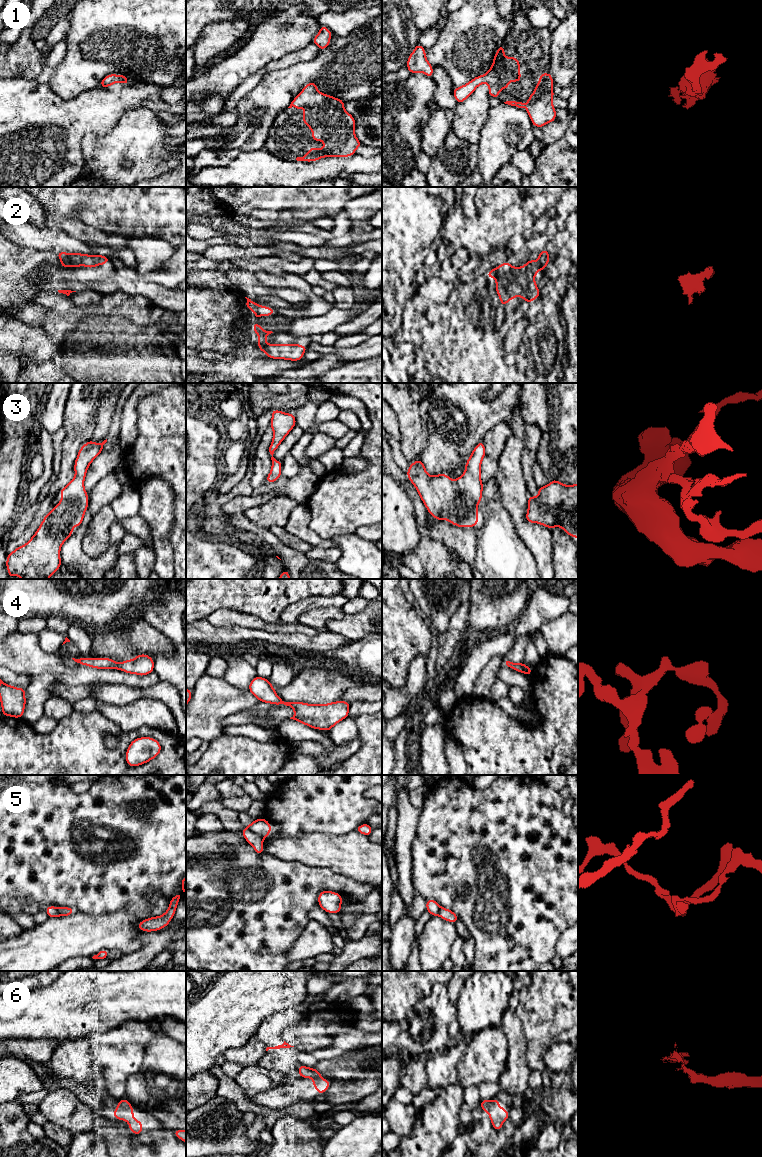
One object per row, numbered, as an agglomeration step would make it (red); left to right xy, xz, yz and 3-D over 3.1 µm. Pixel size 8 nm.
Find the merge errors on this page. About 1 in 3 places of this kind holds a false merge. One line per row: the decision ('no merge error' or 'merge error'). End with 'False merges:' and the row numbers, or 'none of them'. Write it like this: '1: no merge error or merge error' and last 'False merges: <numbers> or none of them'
1: no merge error
2: no merge error
3: no merge error
4: no merge error
5: merge error
6: merge error
False merges: 5, 6

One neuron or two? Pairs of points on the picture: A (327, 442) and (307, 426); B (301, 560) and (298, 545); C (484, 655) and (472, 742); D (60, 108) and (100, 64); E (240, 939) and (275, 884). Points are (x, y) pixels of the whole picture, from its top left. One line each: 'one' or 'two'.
A: two
B: two
C: two
D: two
E: one

